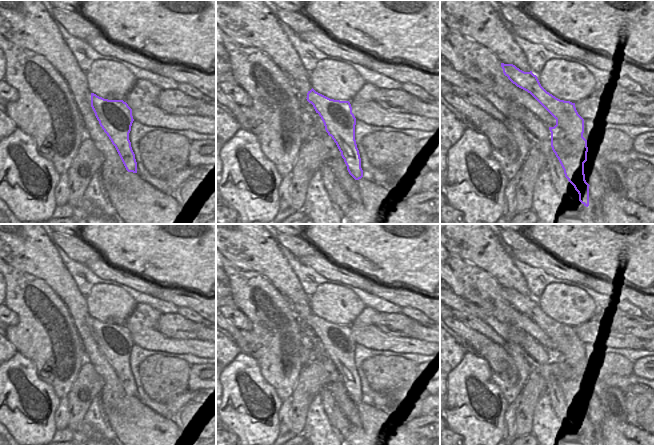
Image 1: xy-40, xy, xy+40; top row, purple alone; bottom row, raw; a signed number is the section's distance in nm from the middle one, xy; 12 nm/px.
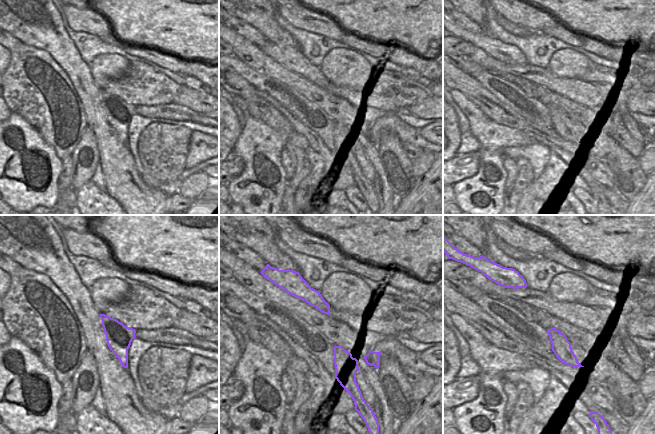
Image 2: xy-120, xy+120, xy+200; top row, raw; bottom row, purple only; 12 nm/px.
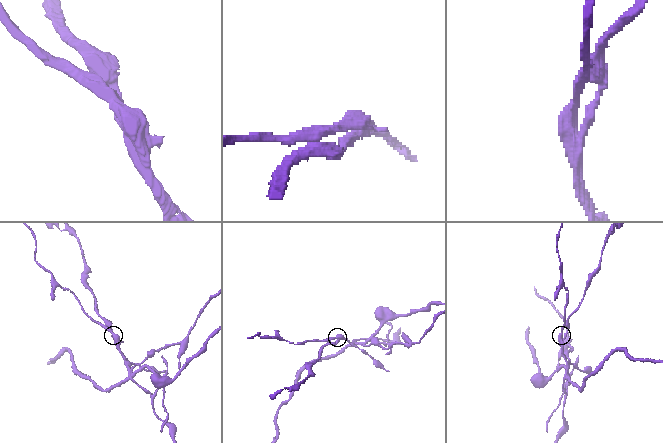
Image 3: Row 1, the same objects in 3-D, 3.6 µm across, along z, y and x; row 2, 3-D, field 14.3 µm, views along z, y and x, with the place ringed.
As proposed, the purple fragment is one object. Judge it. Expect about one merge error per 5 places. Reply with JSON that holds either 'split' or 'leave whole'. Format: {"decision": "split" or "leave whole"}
{"decision": "split"}

